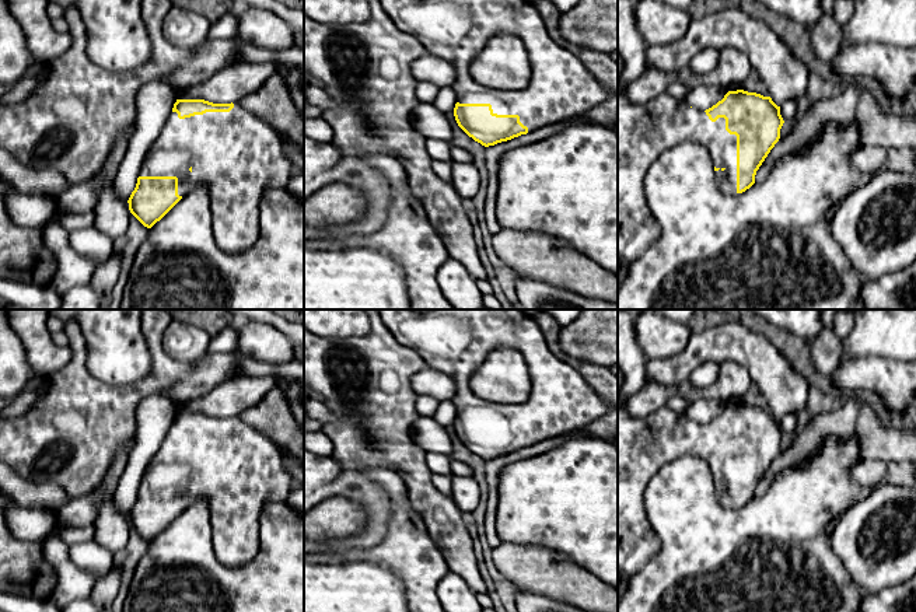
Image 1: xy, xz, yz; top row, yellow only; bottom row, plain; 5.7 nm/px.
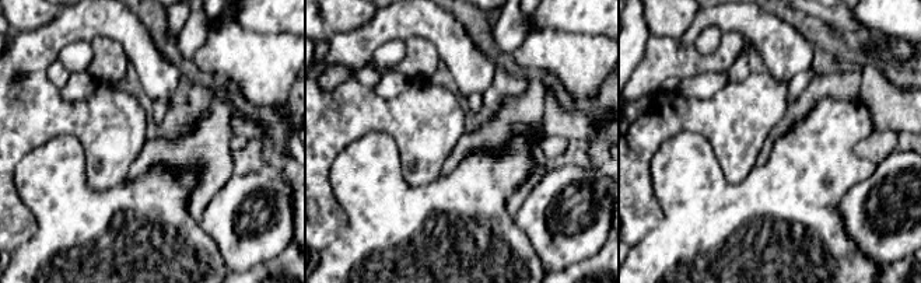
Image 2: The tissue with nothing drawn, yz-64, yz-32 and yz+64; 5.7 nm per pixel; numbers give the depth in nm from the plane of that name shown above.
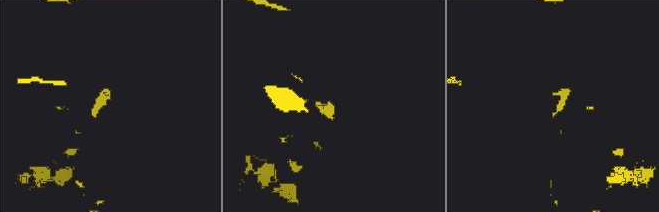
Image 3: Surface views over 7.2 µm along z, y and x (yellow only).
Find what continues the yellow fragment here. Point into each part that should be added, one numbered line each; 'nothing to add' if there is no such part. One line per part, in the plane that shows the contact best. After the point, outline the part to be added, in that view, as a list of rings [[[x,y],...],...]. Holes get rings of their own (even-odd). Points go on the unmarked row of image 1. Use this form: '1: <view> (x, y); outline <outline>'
1: yz (644, 446); outline [[[627,402],[618,406],[618,571],[629,577],[641,570],[660,550],[660,539],[644,507],[644,490],[655,473],[675,459],[693,455],[710,468],[719,501],[726,508],[737,507],[737,450],[726,444],[726,433],[712,436],[705,424],[691,422],[667,405],[644,419],[627,413]]]

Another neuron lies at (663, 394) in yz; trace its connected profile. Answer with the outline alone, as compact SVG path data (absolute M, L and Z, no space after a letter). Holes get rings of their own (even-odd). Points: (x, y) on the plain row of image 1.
M734 361L720 363L720 375L707 388L693 391L689 381L676 385L658 385L654 381L646 382L626 403L627 413L634 419L644 419L657 409L665 406L672 396L683 396L689 402L699 398L717 399L726 405L741 403L752 384L748 370Z

